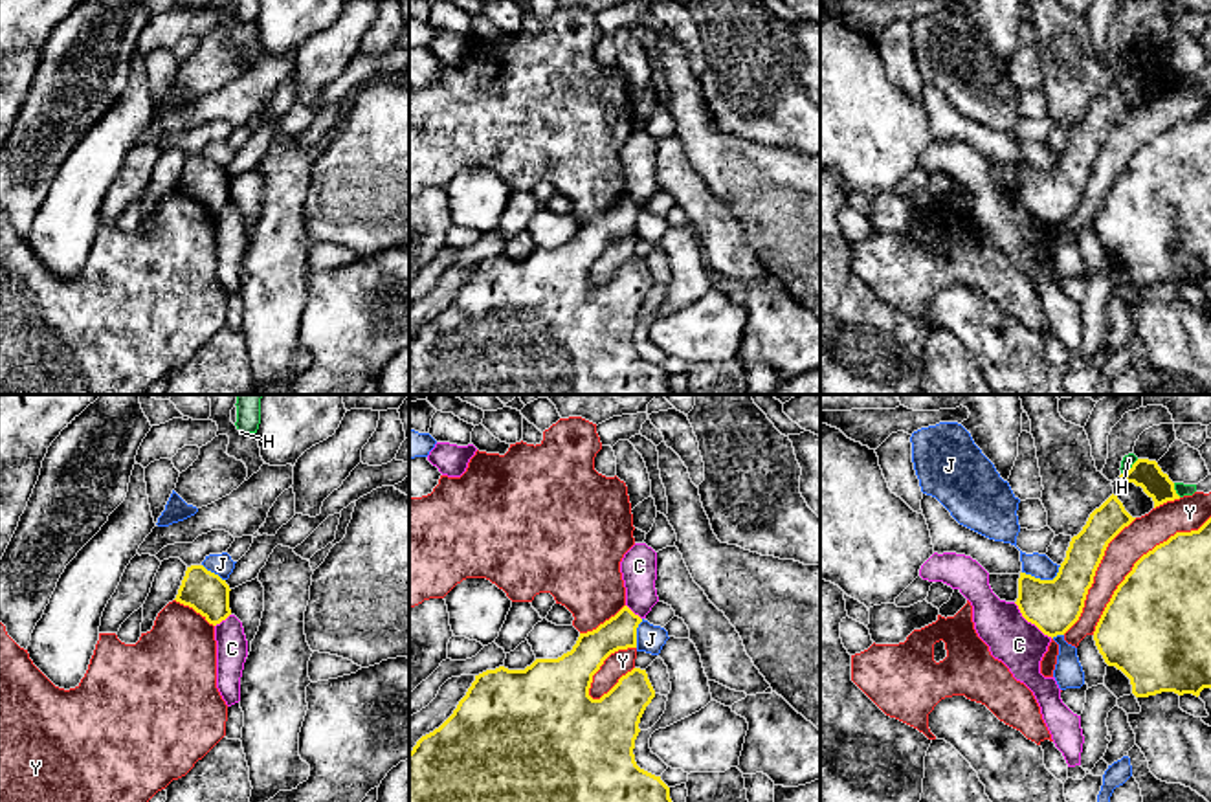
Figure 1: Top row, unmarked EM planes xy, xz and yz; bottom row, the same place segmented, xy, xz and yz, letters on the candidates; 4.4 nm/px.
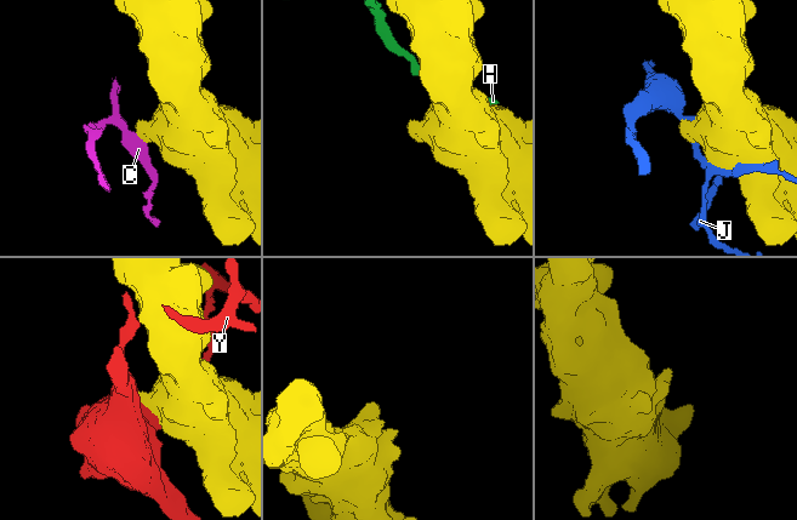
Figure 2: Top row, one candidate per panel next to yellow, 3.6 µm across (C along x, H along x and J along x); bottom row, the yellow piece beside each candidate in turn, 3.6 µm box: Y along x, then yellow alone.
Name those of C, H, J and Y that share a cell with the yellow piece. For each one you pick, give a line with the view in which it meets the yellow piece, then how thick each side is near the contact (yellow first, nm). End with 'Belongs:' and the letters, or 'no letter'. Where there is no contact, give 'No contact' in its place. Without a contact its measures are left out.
Belongs: no letter

